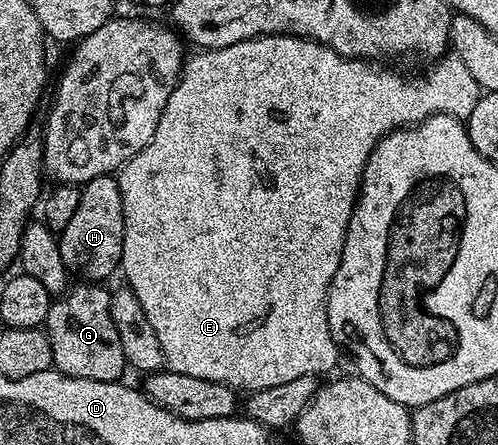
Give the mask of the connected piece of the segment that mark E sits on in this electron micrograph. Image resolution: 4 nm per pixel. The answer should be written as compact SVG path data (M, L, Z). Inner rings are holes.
M269 33L267 35L258 35L249 41L234 43L230 47L221 49L206 49L197 52L197 57L189 56L185 60L184 68L180 82L174 87L162 115L158 119L158 127L154 131L154 139L138 151L125 165L118 171L118 180L120 190L122 191L122 215L124 216L124 242L122 243L122 273L128 276L126 281L127 288L138 295L138 303L142 303L142 311L146 311L146 319L150 319L150 327L154 327L154 335L162 347L165 366L171 372L178 375L195 375L197 379L210 379L214 383L231 385L237 391L255 391L257 389L269 389L278 387L282 383L290 383L290 379L302 379L302 375L316 377L320 373L328 373L336 365L336 353L338 346L332 337L330 323L328 322L328 292L330 283L334 279L334 271L338 271L338 263L342 259L342 247L344 246L344 236L348 230L348 220L352 217L352 210L356 207L356 198L360 196L360 181L364 178L364 168L374 151L374 147L379 143L380 138L388 133L393 133L395 129L402 129L409 125L419 125L427 117L433 117L436 113L445 113L451 117L467 119L470 111L474 111L474 103L482 96L482 90L478 83L474 83L474 75L466 71L462 59L455 55L445 55L435 62L433 69L428 69L425 73L420 73L417 77L403 77L400 73L395 73L392 69L379 69L379 64L373 63L368 59L353 59L344 57L338 51L334 51L323 41L313 41L310 37L294 37L290 33Z

